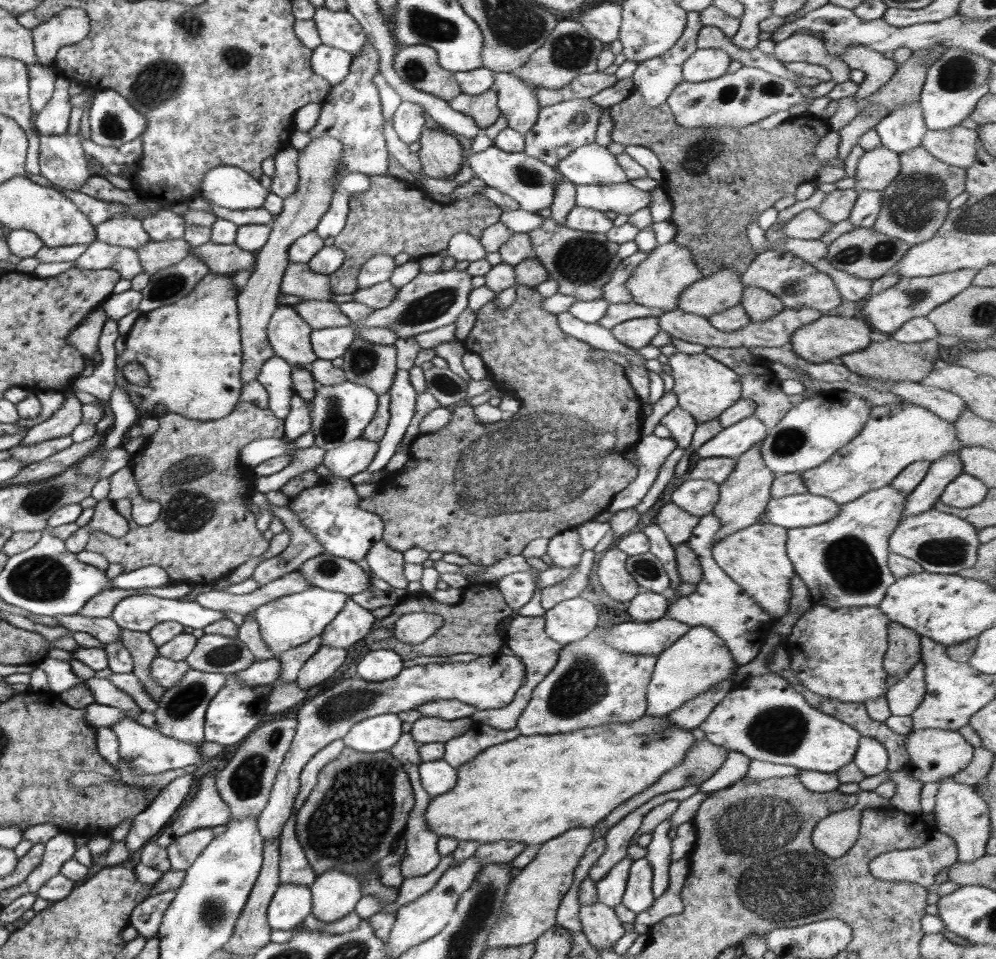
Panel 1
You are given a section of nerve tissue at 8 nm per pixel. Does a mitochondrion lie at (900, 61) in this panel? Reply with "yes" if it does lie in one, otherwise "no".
no

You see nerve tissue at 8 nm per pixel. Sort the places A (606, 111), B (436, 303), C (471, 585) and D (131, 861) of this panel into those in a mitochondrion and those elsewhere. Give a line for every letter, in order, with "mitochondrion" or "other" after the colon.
A: other
B: mitochondrion
C: other
D: other

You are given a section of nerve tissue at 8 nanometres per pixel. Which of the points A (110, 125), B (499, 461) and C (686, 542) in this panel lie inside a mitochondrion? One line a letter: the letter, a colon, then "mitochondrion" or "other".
A: mitochondrion
B: mitochondrion
C: other

